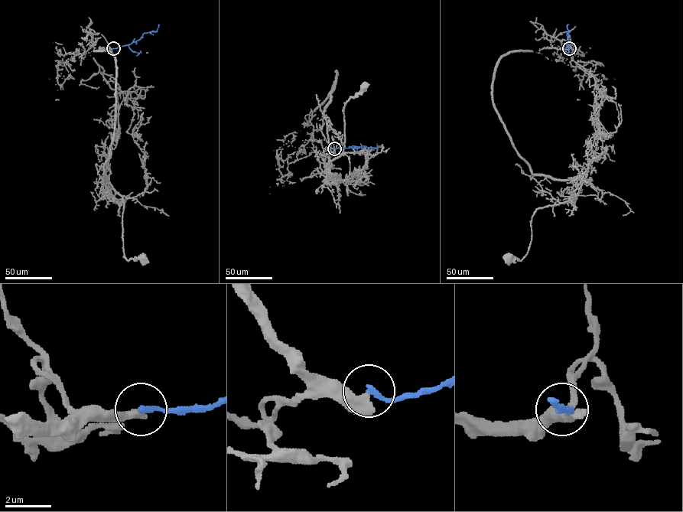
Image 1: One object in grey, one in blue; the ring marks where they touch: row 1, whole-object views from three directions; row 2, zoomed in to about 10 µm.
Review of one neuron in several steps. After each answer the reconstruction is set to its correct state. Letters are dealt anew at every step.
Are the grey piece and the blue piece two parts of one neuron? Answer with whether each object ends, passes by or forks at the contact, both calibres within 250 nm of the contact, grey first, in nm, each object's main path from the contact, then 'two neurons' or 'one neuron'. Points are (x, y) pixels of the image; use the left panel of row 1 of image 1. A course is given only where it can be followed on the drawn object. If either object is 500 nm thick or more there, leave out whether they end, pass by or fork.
grey ends there; blue ends there; 480 nm thick on the grey side, 220 nm on the other; grey runs (113, 48), (90, 53), (109, 50), (115, 58), (115, 134), (103, 174), (124, 200), (125, 256), (144, 259); blue runs (113, 48), (135, 42), (144, 33), (156, 31), (159, 24); two neurons

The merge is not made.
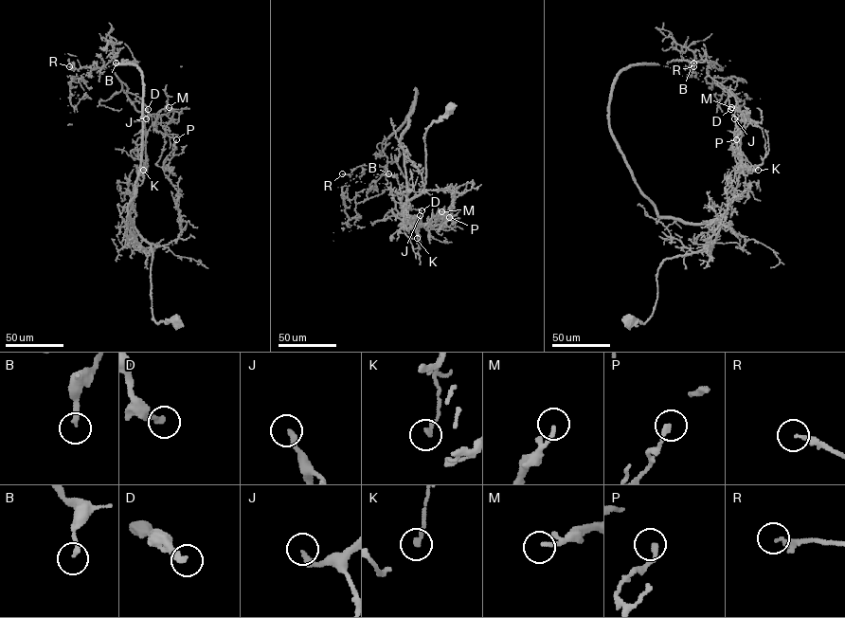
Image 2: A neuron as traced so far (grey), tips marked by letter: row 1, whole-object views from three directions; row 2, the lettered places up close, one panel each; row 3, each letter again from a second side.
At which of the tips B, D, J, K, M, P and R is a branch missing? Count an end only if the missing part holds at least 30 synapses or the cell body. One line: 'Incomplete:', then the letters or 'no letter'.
Incomplete: B, D, J

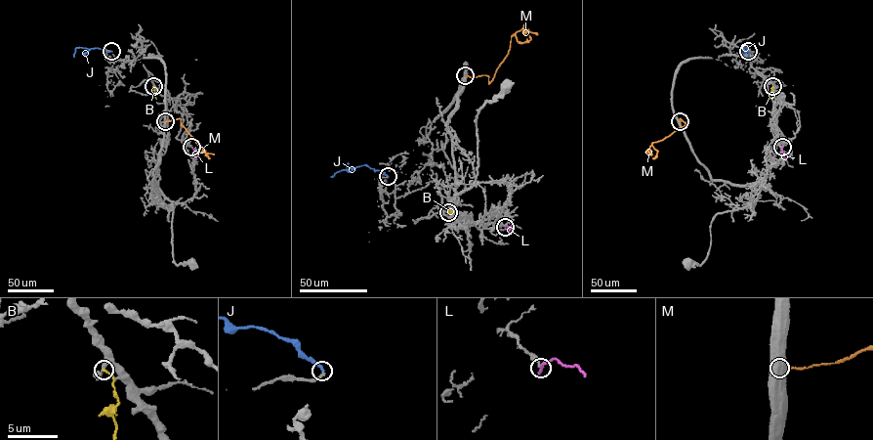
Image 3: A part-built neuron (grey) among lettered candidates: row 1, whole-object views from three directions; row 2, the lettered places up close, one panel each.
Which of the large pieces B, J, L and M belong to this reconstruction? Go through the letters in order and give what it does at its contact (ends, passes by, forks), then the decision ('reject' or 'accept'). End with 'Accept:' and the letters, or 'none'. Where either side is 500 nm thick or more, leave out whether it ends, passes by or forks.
B: it ends | reject
J: it ends | reject
L: it ends | reject
M: reject
Accept: none

